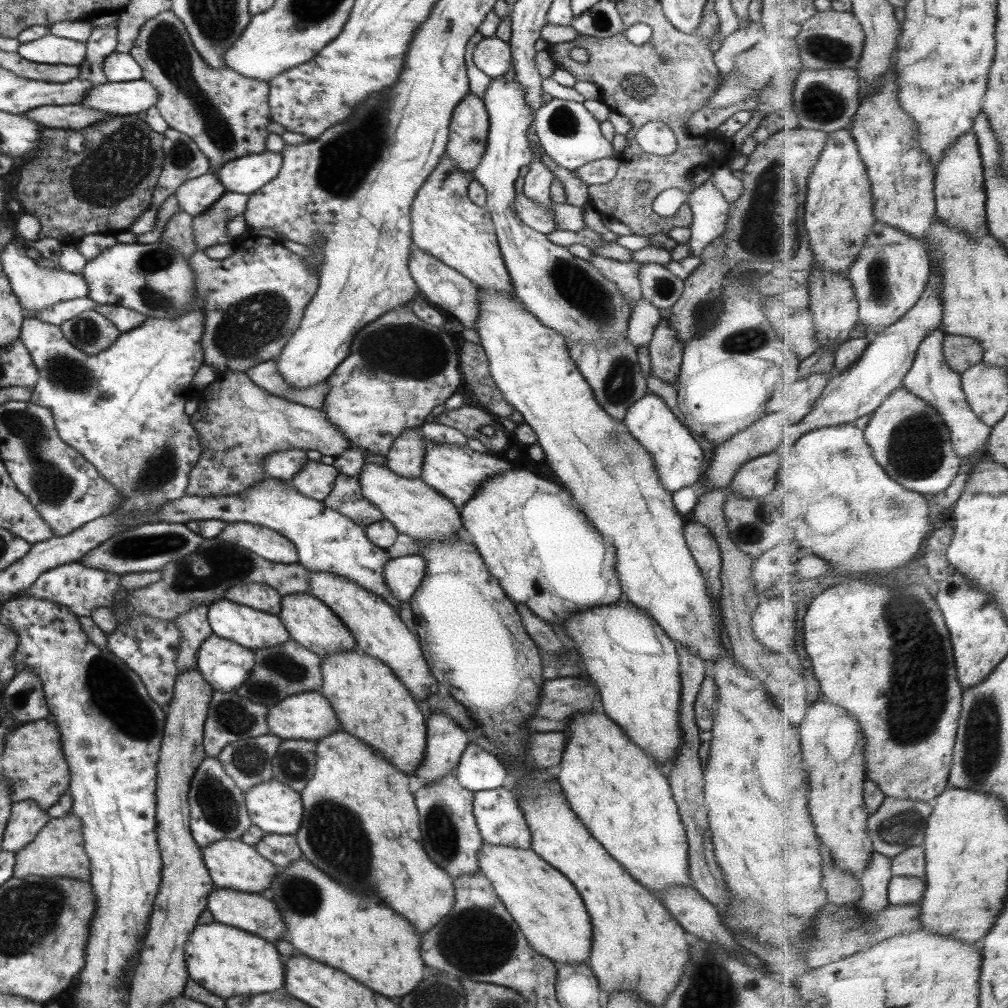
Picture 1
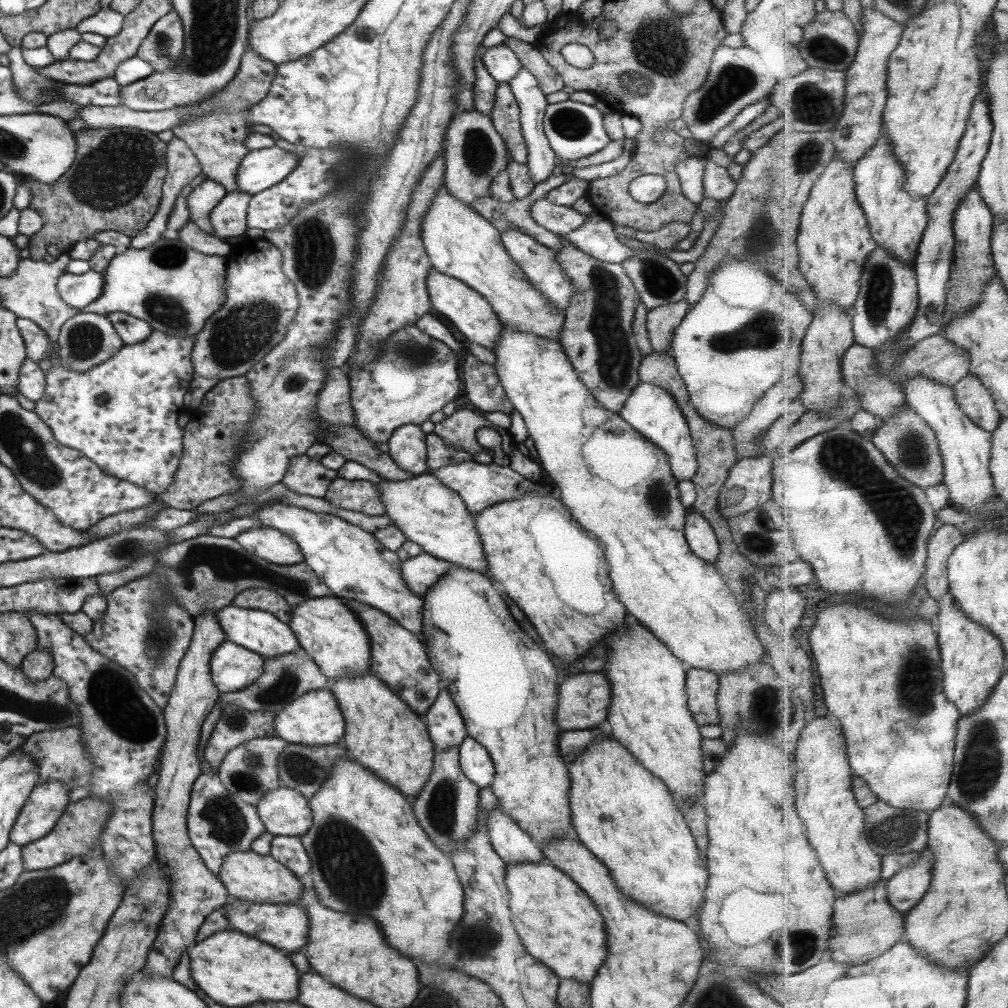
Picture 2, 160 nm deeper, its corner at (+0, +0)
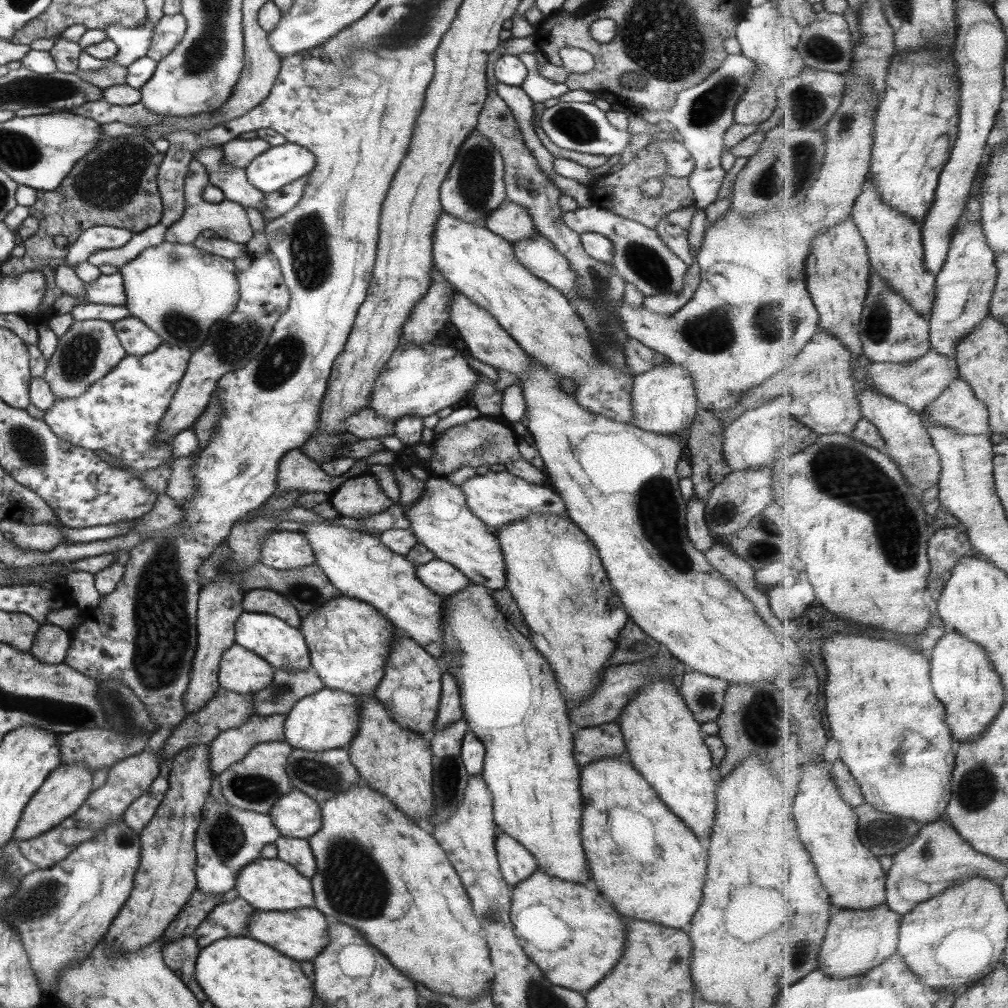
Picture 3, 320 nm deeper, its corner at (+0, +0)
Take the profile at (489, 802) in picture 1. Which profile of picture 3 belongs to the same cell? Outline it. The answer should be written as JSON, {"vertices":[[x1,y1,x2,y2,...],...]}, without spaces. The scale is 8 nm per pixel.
{"vertices":[[499,831,497,834,494,847,501,876,508,887,515,886,537,870,535,858,504,832]]}

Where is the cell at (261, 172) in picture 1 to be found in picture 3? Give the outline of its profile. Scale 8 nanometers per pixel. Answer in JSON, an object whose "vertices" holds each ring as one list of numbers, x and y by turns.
{"vertices":[[285,141,278,146,270,146,265,152,260,153,245,168,246,179,252,187,260,190,264,195,283,188,286,184,293,182,302,176,309,174,315,167,315,158,306,148]]}

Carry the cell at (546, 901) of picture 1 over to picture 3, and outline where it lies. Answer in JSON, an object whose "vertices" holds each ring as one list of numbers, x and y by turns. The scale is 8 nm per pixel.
{"vertices":[[538,869,511,887,510,912,521,912,531,906,545,906,551,910,547,914,539,912,541,924,545,918,545,936,549,938,543,934,537,938,523,932,514,932,521,940,519,946,527,958,539,967,550,984,583,992,593,988,619,962,625,940,623,920,599,894,597,890,583,887,583,884,559,880]]}

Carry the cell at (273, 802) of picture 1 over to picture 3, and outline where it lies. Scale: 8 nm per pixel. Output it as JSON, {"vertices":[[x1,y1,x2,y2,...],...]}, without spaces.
{"vertices":[[294,788,276,800,268,815,280,836,308,839,321,828,320,807,321,804]]}

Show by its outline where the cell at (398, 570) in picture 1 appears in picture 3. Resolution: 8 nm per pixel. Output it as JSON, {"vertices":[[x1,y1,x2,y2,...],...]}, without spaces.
{"vertices":[[434,558,423,565,414,567,415,578,440,597,453,596,470,584,461,572,443,560]]}

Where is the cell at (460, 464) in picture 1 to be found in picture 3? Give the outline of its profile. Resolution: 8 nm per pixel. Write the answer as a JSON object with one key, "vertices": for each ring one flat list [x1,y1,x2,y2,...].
{"vertices":[[488,471,485,475,470,477,459,486,469,511,489,530,499,529,501,524,509,524,531,515,565,516,561,498,554,490,543,485,529,484,509,472]]}

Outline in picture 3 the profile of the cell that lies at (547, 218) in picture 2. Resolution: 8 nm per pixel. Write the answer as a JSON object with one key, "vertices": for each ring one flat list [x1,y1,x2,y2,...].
{"vertices":[[593,204,587,208,577,206,573,211,562,212,562,219,564,225,578,235,591,232,607,238,613,249,610,265,614,272,623,281,633,284,645,297,681,290,688,266,660,241,654,229,621,218]]}

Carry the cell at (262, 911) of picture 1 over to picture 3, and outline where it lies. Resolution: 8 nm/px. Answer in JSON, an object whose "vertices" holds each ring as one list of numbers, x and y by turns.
{"vertices":[[312,907,296,908,290,911,254,910,248,921,247,936,279,952,296,962,312,961,328,945,328,924,323,914]]}

